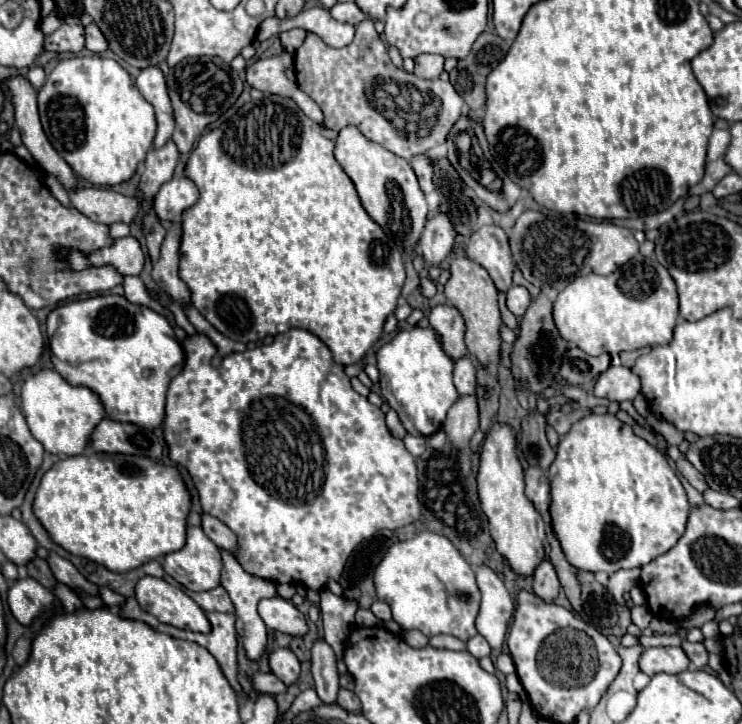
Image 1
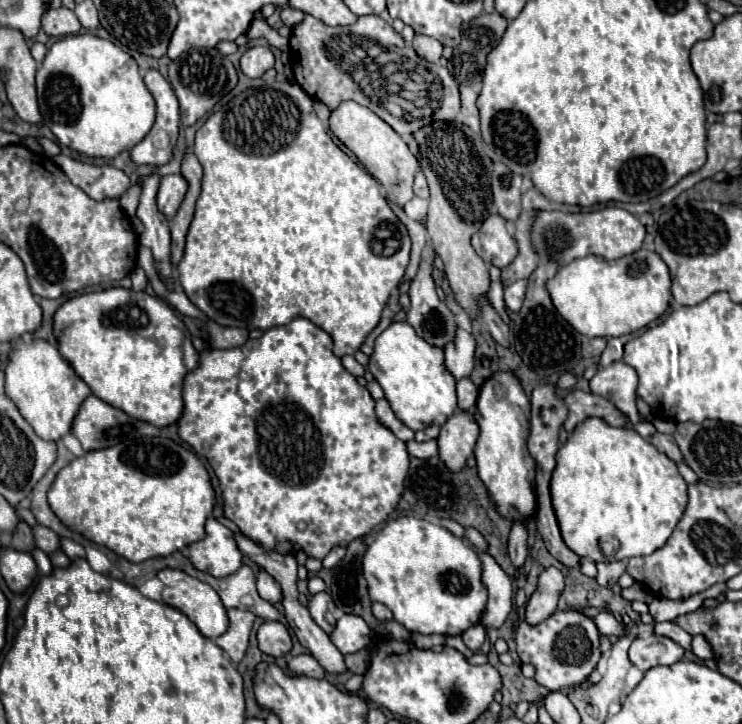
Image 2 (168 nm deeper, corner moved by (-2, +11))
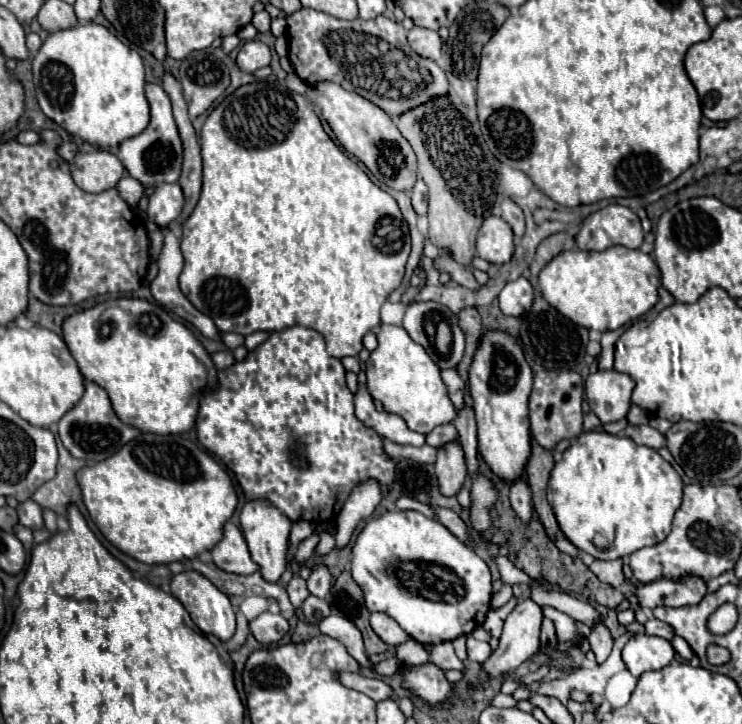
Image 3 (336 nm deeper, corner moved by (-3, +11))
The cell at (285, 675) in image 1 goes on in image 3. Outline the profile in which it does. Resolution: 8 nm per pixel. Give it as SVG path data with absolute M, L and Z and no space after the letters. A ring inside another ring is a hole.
M273 612L259 614L255 620L249 622L249 626L255 640L265 646L277 644L289 632L289 622L281 614L273 614Z

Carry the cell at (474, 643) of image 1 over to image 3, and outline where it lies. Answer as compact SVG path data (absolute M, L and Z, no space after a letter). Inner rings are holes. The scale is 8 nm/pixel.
M467 636L467 654L473 662L485 662L491 656L491 648L487 642L479 642L471 636Z

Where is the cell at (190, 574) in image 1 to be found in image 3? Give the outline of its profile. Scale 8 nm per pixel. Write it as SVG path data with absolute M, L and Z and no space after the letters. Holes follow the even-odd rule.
M233 522L223 526L223 538L211 550L211 556L215 566L225 572L247 576L257 570L257 564L249 556L245 538L241 538L241 530Z

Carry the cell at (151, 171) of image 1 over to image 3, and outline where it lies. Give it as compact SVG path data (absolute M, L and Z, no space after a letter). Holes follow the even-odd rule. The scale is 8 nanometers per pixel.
M161 228L161 232L165 238L163 238L163 246L161 246L159 260L157 260L159 274L149 286L153 298L163 308L167 308L173 314L177 314L179 318L191 322L203 336L219 340L219 330L215 328L215 324L211 324L211 318L201 314L179 290L179 274L183 270L183 256L181 256L179 240L175 238L175 234L169 228Z

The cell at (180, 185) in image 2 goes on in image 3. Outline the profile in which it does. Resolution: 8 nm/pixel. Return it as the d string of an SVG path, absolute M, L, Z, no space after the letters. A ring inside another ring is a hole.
M161 184L149 198L147 214L157 226L167 226L173 222L183 208L183 190L179 184Z

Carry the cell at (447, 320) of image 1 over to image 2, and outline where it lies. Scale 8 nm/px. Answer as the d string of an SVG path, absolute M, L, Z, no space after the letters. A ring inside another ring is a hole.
M458 328L456 340L444 350L444 368L454 376L454 380L468 378L474 368L474 340L472 334Z

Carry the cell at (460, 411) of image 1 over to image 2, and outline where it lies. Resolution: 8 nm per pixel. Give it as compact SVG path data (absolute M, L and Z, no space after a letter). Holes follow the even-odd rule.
M458 412L442 424L438 436L438 454L450 472L460 472L468 456L474 452L478 438L478 424L472 412Z

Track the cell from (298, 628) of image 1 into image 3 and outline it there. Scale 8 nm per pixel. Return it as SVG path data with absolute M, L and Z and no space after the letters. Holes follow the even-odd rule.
M253 500L247 502L241 510L241 526L245 532L245 540L249 544L249 552L253 556L253 562L259 566L261 576L267 582L279 582L281 574L287 568L287 560L285 560L285 552L287 552L287 538L289 538L289 530L291 530L291 520L287 520L277 508L273 508L267 500Z

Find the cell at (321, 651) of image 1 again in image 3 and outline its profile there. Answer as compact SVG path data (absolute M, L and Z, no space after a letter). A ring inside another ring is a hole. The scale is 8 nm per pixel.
M317 566L313 570L313 574L309 576L309 580L307 580L307 588L309 588L309 592L313 596L327 598L329 590L331 590L331 574L329 574L329 570L325 566Z

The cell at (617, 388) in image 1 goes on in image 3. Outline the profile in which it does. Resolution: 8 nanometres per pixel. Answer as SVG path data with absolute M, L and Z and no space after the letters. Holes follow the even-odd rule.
M597 370L585 380L585 394L591 410L603 424L611 424L627 416L633 388L635 380L617 370Z

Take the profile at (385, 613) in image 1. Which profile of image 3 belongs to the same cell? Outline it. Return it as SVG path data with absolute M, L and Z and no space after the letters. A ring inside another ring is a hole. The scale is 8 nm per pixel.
M373 612L371 614L371 628L377 632L377 636L387 642L389 646L397 646L401 642L405 642L409 636L401 630L401 626L391 618L385 616L383 612Z

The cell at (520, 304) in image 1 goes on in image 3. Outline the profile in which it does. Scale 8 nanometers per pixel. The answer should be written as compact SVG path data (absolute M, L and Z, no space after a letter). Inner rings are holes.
M527 278L509 282L499 294L501 312L507 316L521 316L533 304L533 286Z

